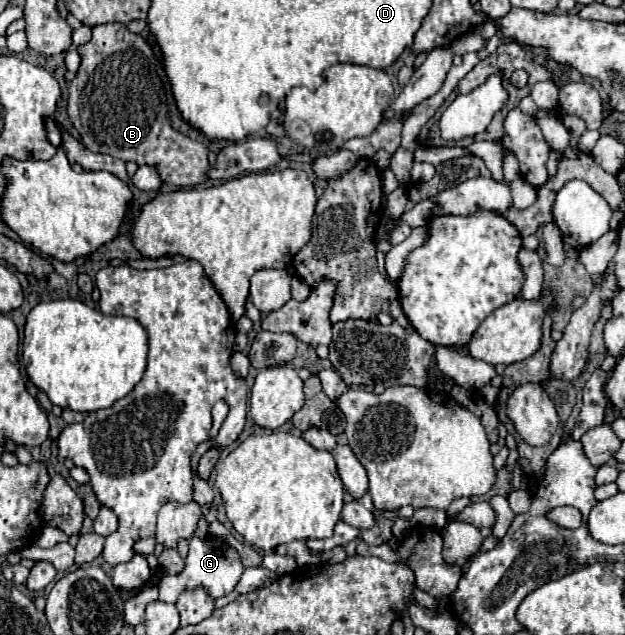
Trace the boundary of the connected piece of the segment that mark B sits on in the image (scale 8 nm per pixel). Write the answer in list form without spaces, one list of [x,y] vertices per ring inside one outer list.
[[[104,23],[94,27],[94,35],[86,45],[76,47],[82,63],[74,81],[68,83],[68,117],[72,127],[78,129],[82,143],[92,153],[106,153],[122,161],[134,161],[138,165],[150,165],[158,171],[160,179],[168,185],[194,187],[208,179],[208,147],[202,141],[194,141],[180,131],[172,129],[168,119],[166,89],[160,75],[160,61],[152,47],[140,35],[126,29],[124,23]]]

